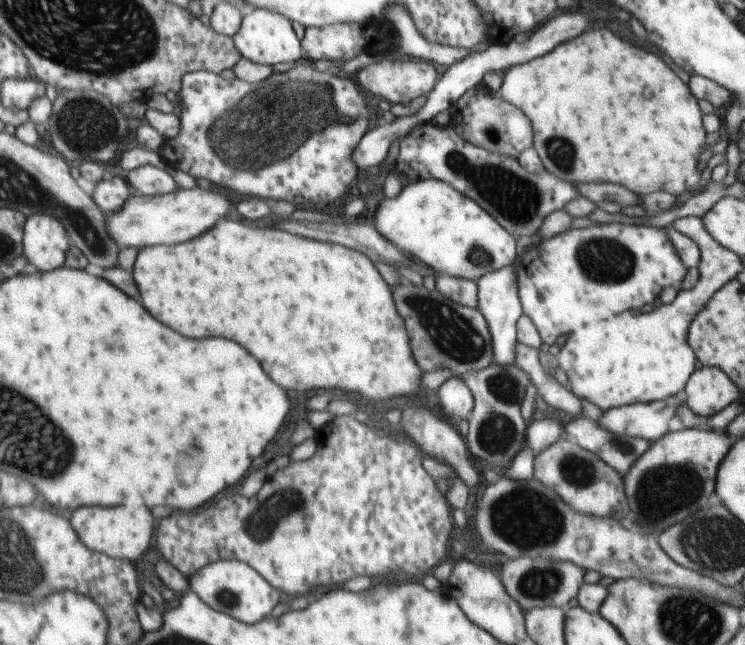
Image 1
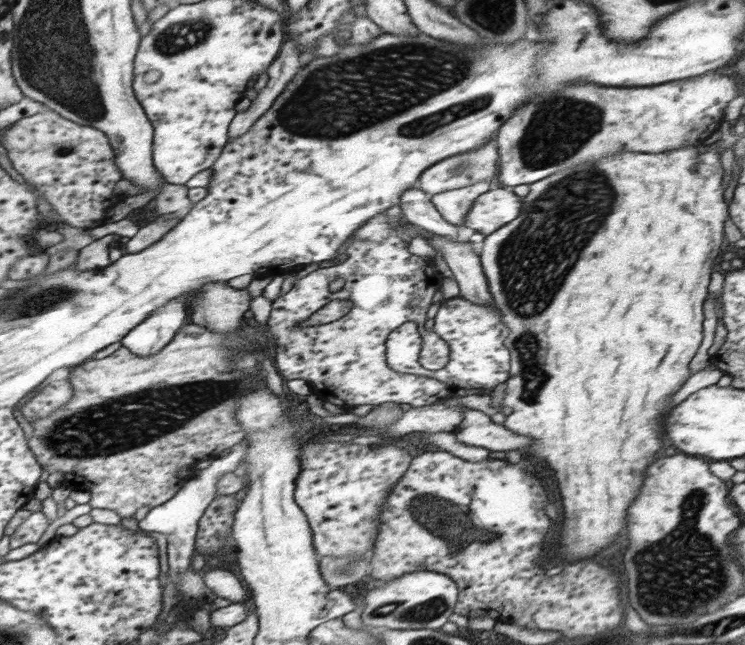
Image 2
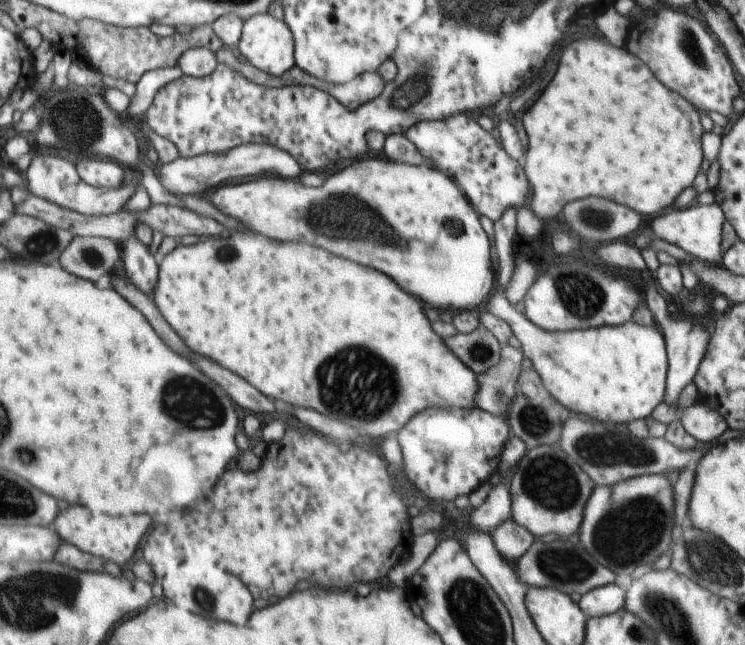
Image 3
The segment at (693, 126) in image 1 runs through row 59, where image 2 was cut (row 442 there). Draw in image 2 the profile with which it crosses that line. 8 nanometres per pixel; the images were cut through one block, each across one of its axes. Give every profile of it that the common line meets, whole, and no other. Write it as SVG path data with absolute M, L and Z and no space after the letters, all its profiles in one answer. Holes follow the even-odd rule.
M714 143L684 145L678 150L668 150L664 154L642 154L642 152L616 152L612 156L600 158L588 168L568 167L529 184L528 196L522 197L522 211L516 219L486 235L478 246L481 266L488 280L489 292L495 306L502 312L502 322L510 328L504 346L510 350L510 376L506 383L506 396L500 408L508 406L512 413L503 422L506 429L532 437L532 444L524 454L534 454L544 458L560 480L560 494L564 504L564 530L560 554L570 560L588 558L600 548L606 548L624 528L626 508L636 498L644 472L652 462L654 454L662 448L662 424L660 414L668 404L670 396L680 390L690 377L689 364L702 342L702 308L709 296L708 284L716 264L716 258L724 242L724 222L728 220L728 202L724 198L724 177L726 172L720 163L722 149Z

